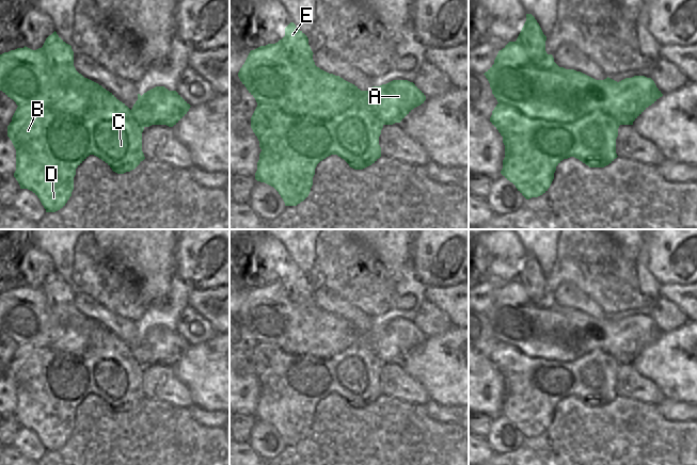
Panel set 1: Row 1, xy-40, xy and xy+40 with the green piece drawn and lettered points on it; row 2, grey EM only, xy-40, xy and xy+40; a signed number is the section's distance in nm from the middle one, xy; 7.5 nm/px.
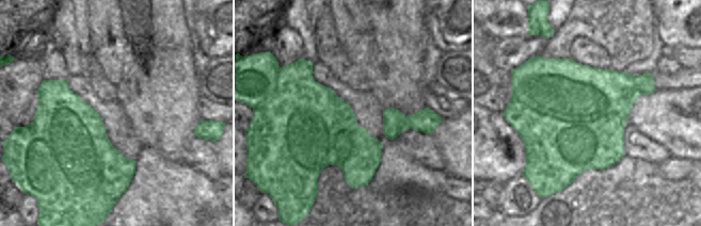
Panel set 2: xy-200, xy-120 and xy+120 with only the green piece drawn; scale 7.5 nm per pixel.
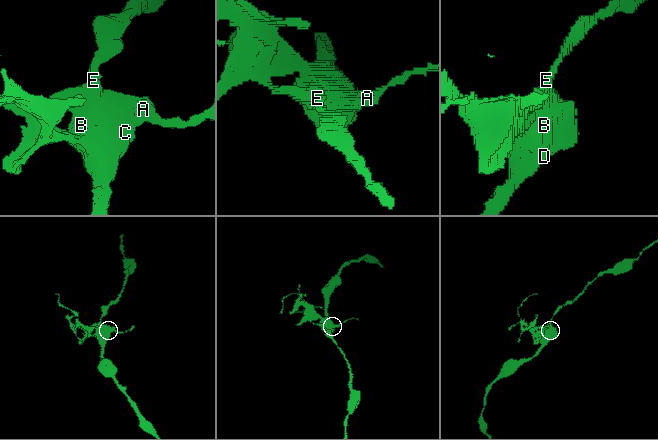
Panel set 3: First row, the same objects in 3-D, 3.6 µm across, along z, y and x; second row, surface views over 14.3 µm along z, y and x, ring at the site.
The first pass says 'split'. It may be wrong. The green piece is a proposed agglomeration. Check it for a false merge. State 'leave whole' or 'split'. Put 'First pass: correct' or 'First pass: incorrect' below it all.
split
First pass: correct

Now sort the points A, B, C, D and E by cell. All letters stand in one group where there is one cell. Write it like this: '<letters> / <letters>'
A / B C D E

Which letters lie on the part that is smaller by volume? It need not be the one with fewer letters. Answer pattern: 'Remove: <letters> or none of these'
Remove: A

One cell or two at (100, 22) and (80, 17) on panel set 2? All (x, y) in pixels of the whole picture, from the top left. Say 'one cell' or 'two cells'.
two cells

